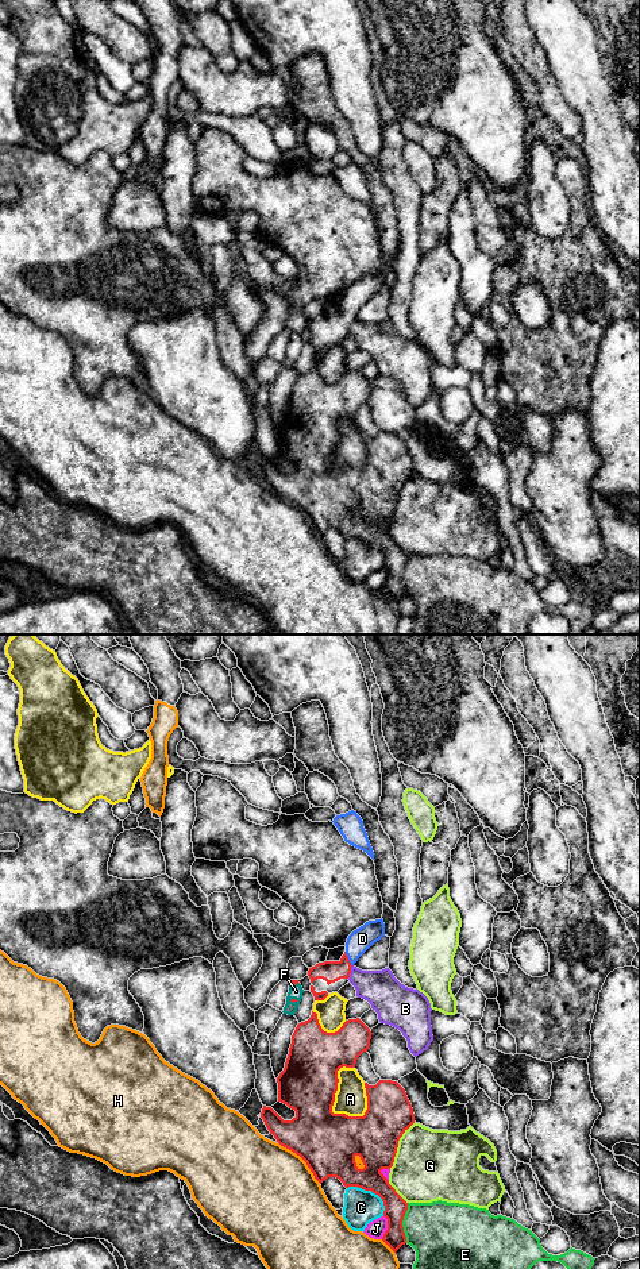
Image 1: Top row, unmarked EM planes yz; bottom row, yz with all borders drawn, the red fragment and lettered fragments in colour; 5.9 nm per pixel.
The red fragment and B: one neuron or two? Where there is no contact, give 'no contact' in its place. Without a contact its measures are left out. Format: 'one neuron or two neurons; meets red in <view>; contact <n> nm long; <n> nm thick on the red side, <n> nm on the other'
two neurons; meets red in yz; contact 90 nm long; 130 nm thick on the red side, 220 nm on the other

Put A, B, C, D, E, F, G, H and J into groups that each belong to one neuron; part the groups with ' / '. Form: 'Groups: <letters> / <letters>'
Groups: A / B / C / D F / E / G / H / J

